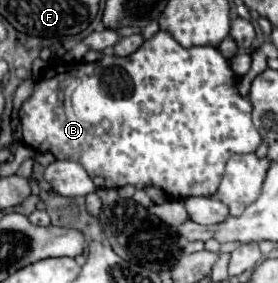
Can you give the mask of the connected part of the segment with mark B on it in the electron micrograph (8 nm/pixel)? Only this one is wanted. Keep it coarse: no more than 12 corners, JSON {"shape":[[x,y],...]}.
{"shape":[[160,30],[48,68],[36,152],[96,188],[216,192],[256,152],[218,48]]}

